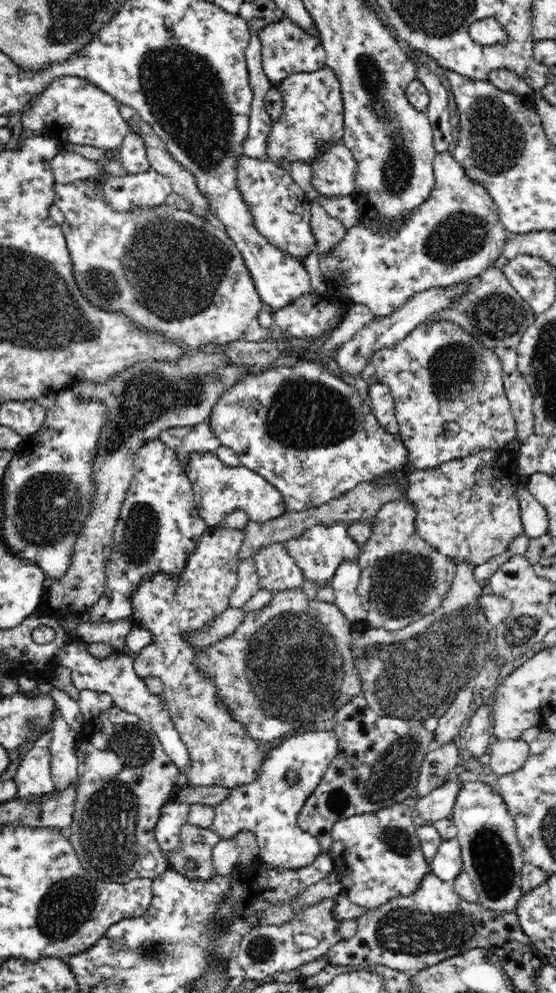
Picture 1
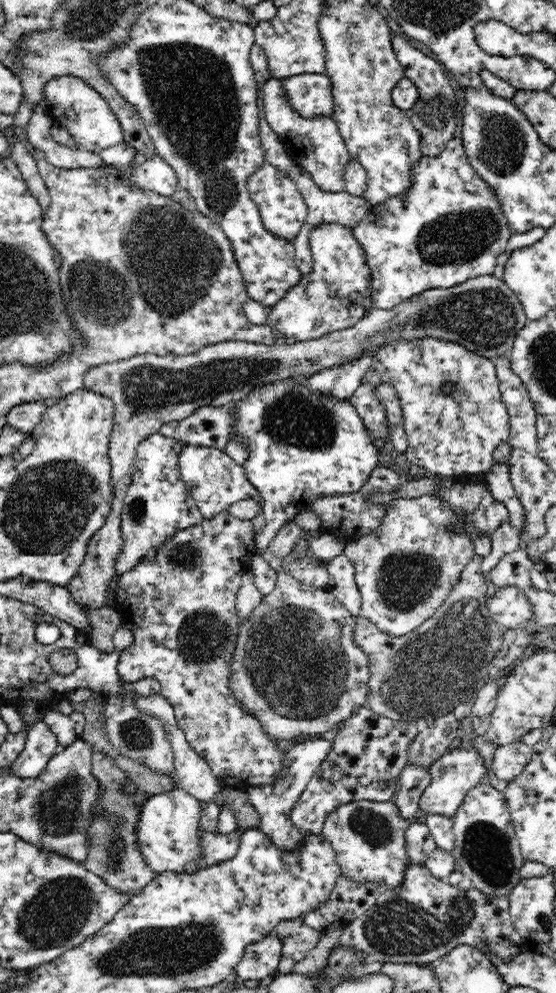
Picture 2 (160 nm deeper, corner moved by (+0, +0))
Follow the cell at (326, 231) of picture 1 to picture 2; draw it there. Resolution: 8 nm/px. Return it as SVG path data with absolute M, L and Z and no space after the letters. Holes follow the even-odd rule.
M332 223L312 226L309 245L313 256L312 270L308 274L301 274L296 286L288 292L268 311L267 324L284 336L284 341L304 342L323 337L325 334L338 329L350 328L355 325L366 313L376 308L372 298L372 274L366 262L366 252L354 238L353 229Z

